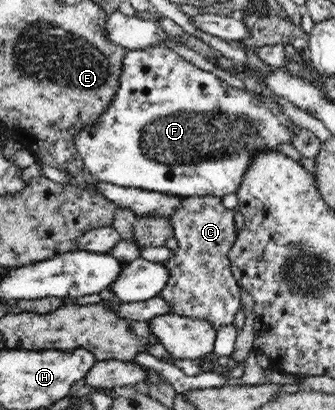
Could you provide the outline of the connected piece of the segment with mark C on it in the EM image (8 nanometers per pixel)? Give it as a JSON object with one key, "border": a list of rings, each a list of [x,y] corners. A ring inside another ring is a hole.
{"border":[[[186,197],[169,218],[177,248],[163,263],[167,267],[167,282],[157,294],[167,301],[169,311],[182,317],[209,322],[215,334],[231,326],[241,311],[241,286],[231,268],[230,252],[237,240],[235,212],[221,203],[221,197]]]}

